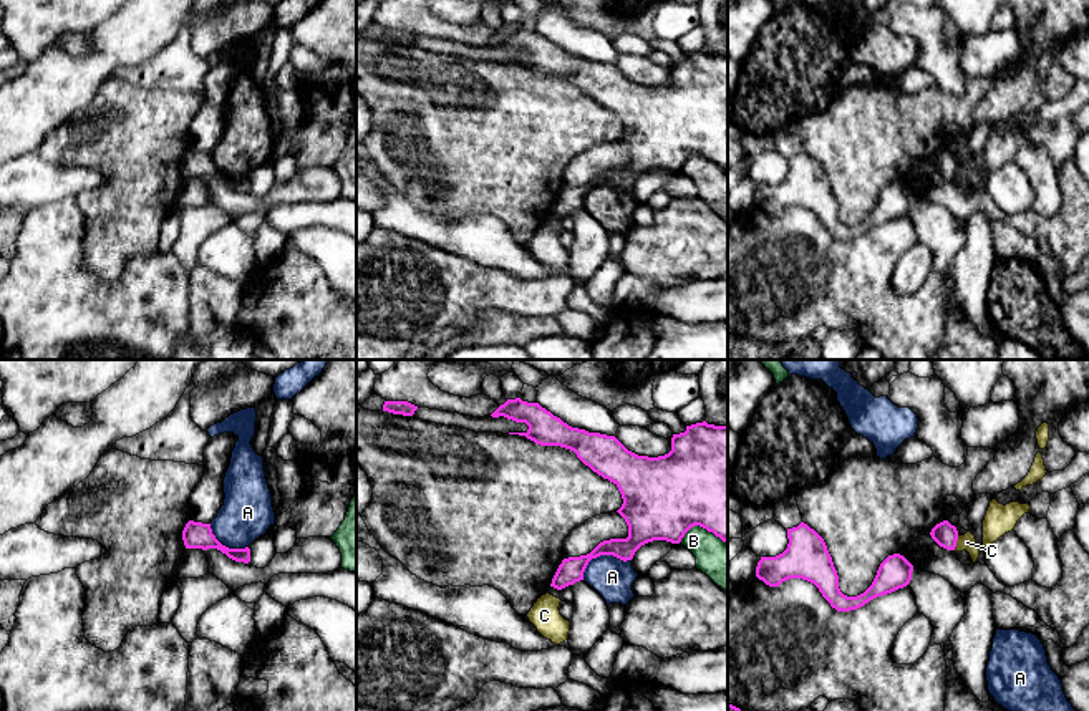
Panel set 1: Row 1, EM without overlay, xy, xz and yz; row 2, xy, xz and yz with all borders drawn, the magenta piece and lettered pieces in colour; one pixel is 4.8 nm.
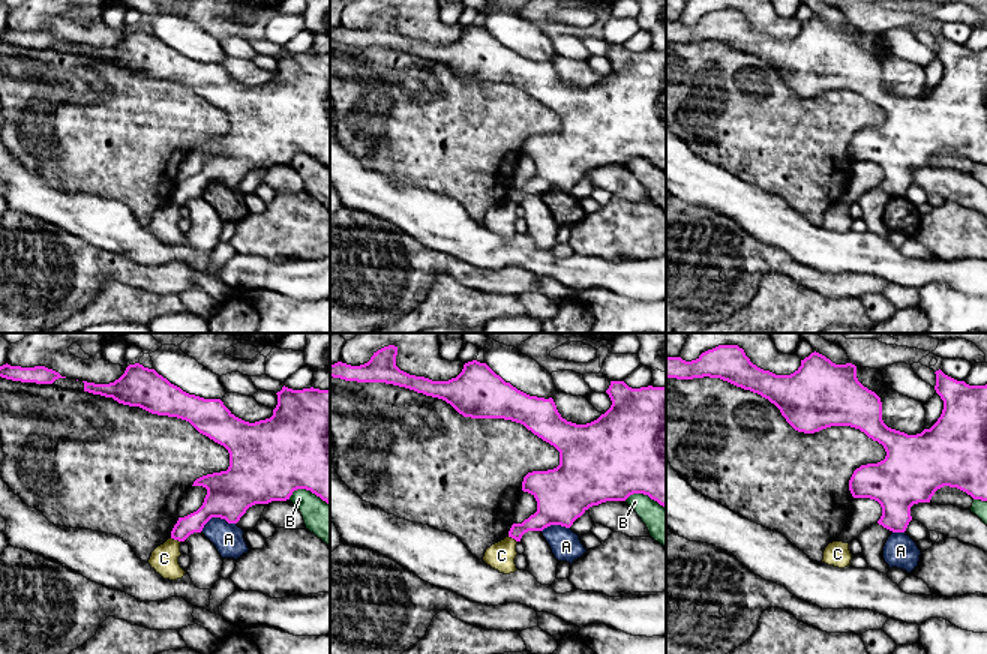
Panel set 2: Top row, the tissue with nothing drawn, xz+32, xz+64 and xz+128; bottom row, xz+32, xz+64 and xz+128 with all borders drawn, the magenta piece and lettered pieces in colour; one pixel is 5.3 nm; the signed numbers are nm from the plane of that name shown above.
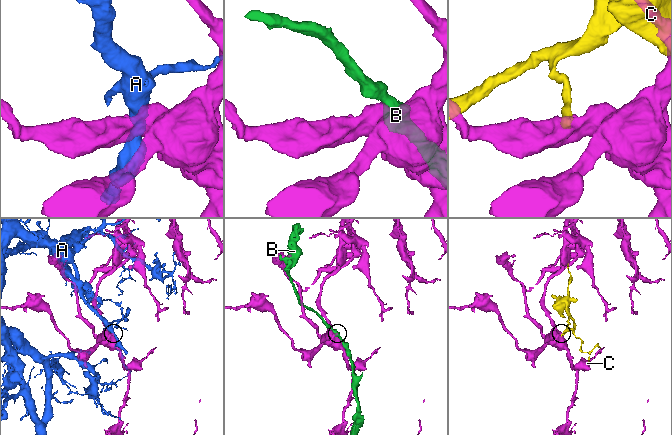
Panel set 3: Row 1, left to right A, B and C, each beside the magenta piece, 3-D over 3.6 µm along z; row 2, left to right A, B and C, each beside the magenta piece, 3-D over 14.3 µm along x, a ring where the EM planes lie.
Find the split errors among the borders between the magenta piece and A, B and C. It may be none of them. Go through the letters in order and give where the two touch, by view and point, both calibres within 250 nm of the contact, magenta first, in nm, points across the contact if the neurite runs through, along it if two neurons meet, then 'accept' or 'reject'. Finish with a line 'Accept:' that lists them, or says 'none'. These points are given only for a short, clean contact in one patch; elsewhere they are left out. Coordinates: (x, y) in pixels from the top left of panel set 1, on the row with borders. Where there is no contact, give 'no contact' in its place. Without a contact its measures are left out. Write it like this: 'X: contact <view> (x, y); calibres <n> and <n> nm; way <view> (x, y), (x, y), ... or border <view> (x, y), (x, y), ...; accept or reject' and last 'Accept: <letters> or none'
A: contact xz (600, 554); calibres 160 and 190 nm; reject
B: contact xz (701, 526); calibres 500 and 200 nm; reject
C: contact yz (955, 542); calibres 120 and 80 nm; border yz (958, 536), (953, 549); reject
Accept: none

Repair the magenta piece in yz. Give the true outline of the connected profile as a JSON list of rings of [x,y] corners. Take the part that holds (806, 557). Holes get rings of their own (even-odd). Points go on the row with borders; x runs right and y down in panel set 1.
[[[801,522],[787,529],[787,549],[776,557],[761,557],[756,577],[769,587],[779,587],[789,578],[814,583],[837,612],[850,612],[870,600],[903,588],[912,580],[913,565],[900,554],[888,555],[878,567],[872,585],[857,597],[847,597],[839,588],[839,575],[824,539]]]

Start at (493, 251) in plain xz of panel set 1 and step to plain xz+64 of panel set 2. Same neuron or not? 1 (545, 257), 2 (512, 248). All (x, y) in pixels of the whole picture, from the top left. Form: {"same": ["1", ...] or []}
{"same": ["1", "2"]}

